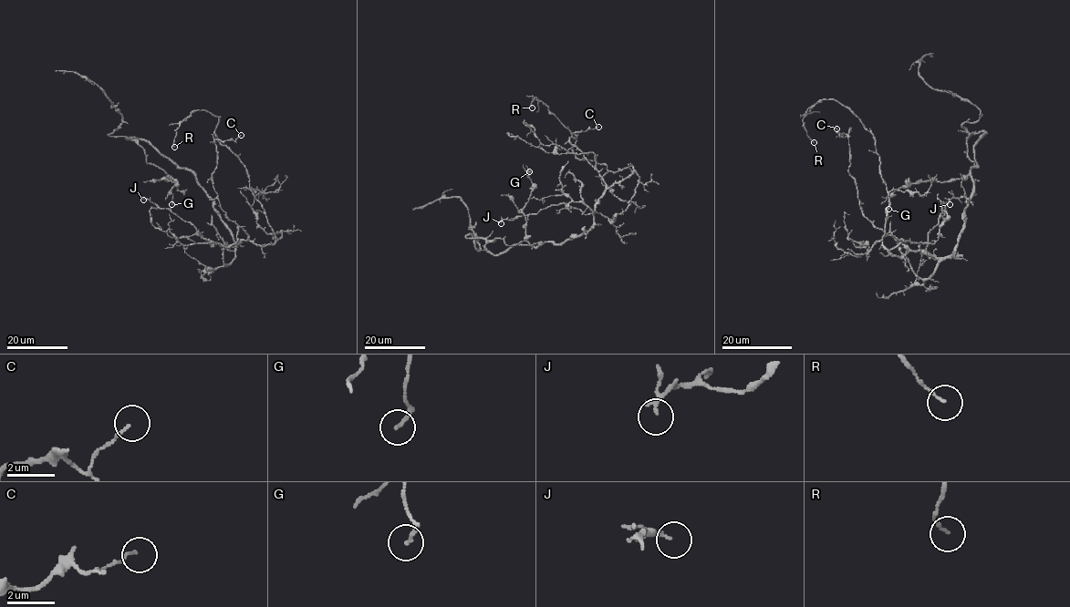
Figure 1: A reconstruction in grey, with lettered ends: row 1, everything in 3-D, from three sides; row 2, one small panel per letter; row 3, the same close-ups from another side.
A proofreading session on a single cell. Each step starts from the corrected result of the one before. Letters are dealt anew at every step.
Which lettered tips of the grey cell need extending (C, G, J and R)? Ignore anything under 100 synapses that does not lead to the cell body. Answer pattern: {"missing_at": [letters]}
{"missing_at": []}

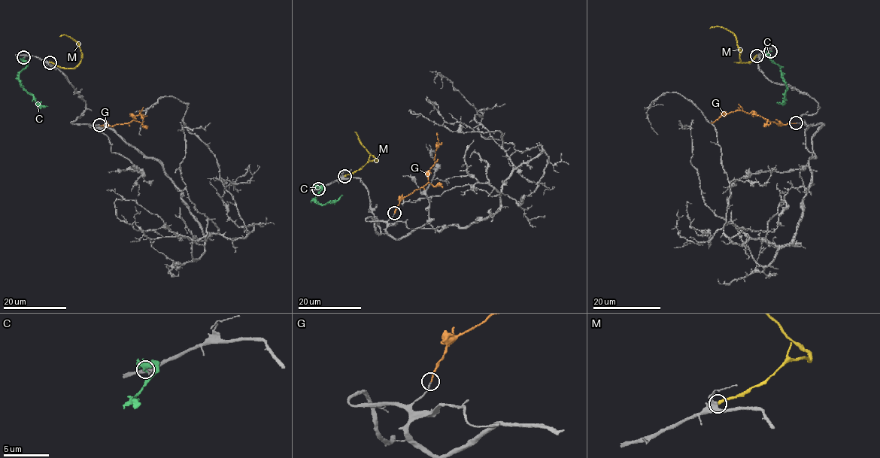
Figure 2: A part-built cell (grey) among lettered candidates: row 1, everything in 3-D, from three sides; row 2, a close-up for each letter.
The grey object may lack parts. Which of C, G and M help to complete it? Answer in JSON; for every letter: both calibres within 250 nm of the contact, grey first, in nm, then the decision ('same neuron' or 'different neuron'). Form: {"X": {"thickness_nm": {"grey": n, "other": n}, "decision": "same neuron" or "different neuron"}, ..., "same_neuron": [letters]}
{"C": {"thickness_nm": {"grey": 170, "other": 240}, "decision": "different neuron"}, "G": {"thickness_nm": {"grey": 170, "other": 160}, "decision": "same neuron"}, "M": {"thickness_nm": {"grey": 360, "other": 360}, "decision": "different neuron"}, "same_neuron": ["G"]}

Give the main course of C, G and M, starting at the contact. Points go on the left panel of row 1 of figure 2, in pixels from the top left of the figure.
C: (23, 58), (26, 65), (19, 73), (19, 81), (37, 102), (47, 106)
G: (99, 125), (128, 123), (139, 113), (143, 121), (141, 124)
M: (50, 62), (72, 68), (81, 59), (80, 46), (66, 34), (59, 36)

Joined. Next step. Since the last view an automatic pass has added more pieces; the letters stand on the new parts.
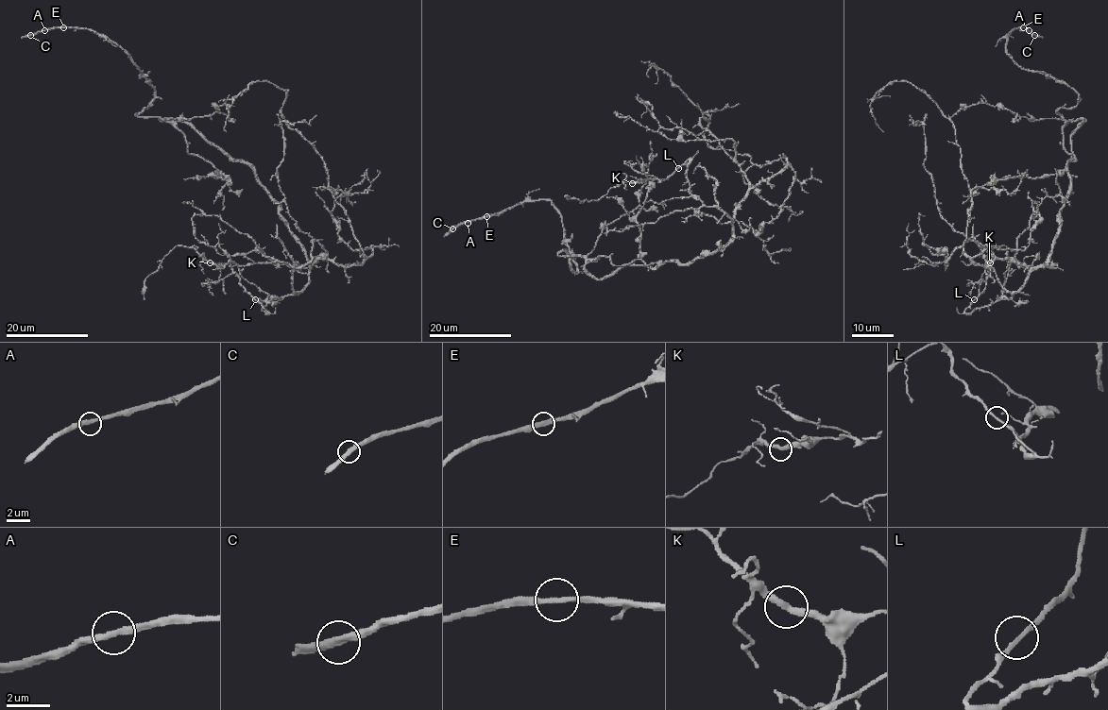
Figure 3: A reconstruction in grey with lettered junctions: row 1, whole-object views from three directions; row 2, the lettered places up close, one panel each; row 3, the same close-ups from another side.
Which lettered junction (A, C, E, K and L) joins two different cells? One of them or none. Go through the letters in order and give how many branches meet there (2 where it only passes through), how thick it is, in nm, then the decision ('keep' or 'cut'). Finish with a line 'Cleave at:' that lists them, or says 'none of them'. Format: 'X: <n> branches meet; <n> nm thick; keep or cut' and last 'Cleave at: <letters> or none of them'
A: 2 branches meet; 320 nm thick; keep
C: 2 branches meet; 360 nm thick; keep
E: 2 branches meet; 320 nm thick; keep
K: 2 branches meet; 320 nm thick; keep
L: 2 branches meet; 190 nm thick; keep
Cleave at: none of them

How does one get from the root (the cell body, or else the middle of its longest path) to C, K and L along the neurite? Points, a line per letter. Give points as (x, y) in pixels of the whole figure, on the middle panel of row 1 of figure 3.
C: (710, 254), (623, 264), (595, 278), (583, 258), (558, 254), (576, 272), (561, 214), (546, 200), (453, 228)
K: (710, 254), (732, 238), (732, 219), (690, 193), (690, 159), (666, 179), (632, 183)
L: (710, 254), (732, 238), (732, 219), (723, 210), (706, 206), (690, 193), (687, 178), (690, 159), (678, 168)

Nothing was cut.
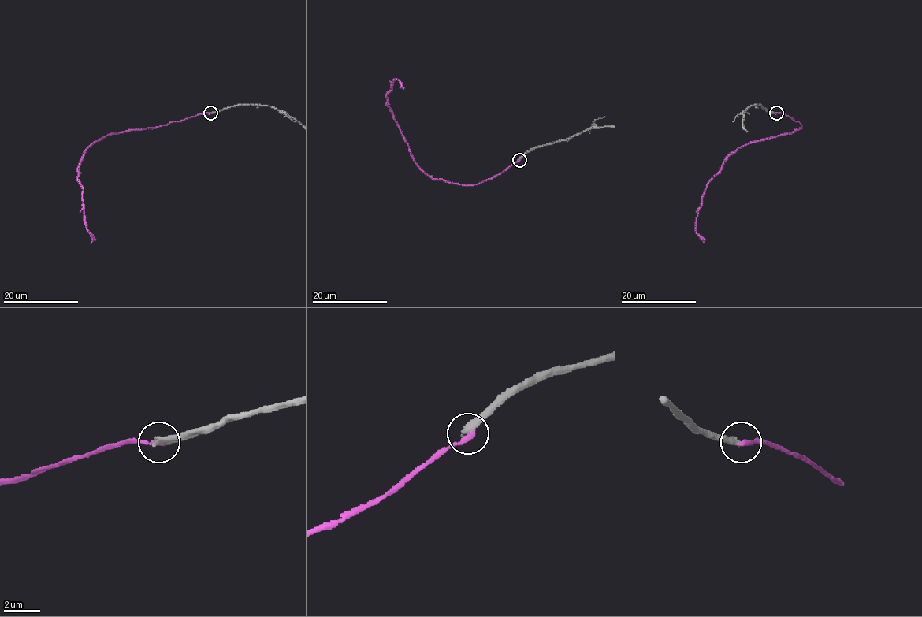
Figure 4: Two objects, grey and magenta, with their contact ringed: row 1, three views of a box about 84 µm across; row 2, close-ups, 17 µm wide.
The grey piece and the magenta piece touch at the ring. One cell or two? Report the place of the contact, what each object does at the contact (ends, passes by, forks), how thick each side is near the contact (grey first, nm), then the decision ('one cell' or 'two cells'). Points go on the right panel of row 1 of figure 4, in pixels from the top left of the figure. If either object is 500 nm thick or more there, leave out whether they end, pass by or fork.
place (776, 113); grey ends; magenta ends; calibres 360 and 280 nm; two cells

